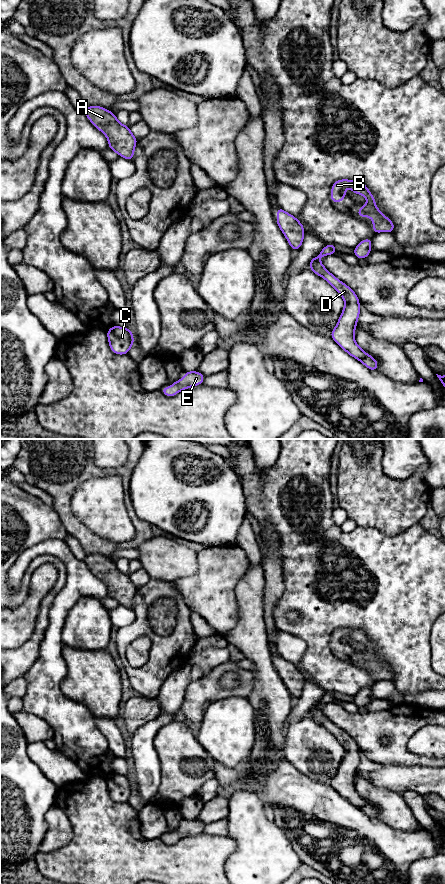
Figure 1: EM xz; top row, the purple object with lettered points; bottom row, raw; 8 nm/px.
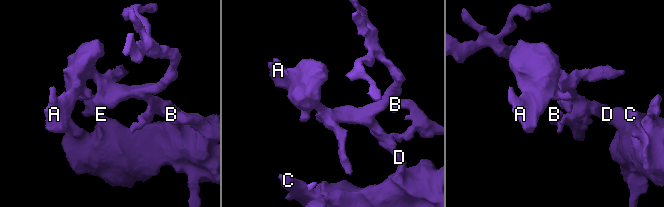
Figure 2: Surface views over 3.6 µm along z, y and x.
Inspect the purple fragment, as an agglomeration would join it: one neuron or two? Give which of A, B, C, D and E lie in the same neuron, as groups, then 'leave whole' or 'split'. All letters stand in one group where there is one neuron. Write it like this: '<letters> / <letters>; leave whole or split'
A B C D E; leave whole

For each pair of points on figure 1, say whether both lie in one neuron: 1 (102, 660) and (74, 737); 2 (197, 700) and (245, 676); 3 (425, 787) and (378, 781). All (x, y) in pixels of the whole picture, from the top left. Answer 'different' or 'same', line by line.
1: different
2: same
3: same

